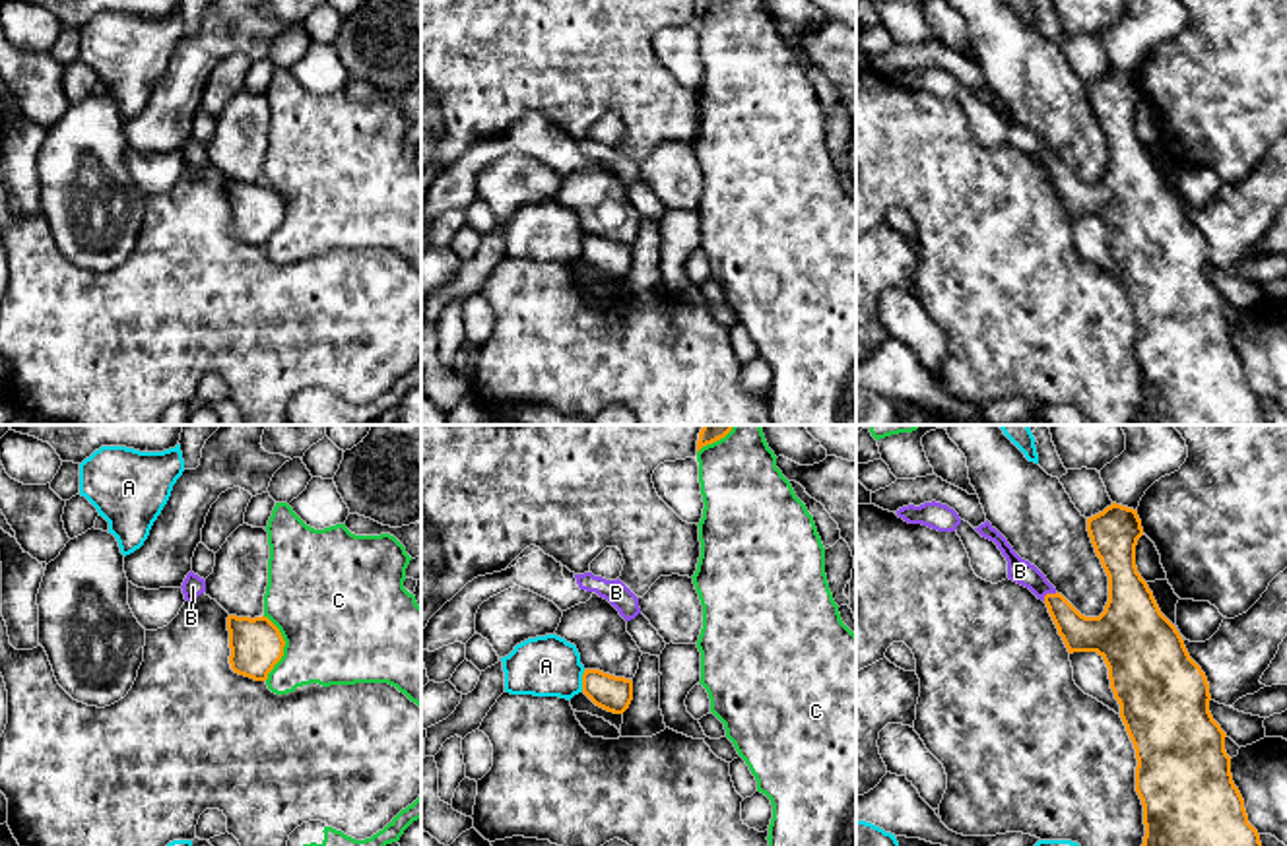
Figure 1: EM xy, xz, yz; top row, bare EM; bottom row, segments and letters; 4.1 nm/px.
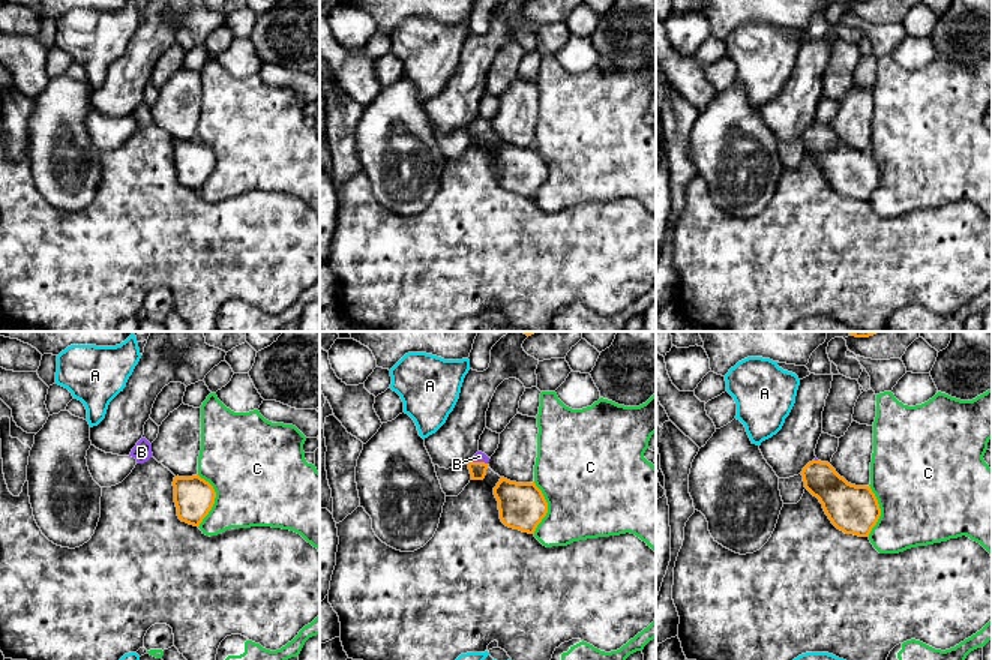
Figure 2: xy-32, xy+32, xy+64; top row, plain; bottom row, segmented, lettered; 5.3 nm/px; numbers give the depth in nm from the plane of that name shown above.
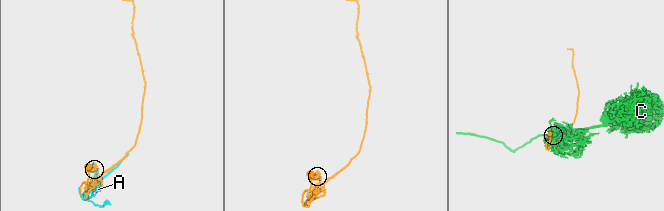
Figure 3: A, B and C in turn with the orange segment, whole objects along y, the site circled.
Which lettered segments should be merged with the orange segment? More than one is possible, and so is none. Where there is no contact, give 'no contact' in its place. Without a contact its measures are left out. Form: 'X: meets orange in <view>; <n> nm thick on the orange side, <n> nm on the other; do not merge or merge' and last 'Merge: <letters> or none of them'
A: meets orange in xz; 150 nm thick on the orange side, 260 nm on the other; do not merge
B: meets orange in yz; 150 nm thick on the orange side, 100 nm on the other; merge
C: meets orange in xy; 220 nm thick on the orange side, 480 nm on the other; do not merge
Merge: B

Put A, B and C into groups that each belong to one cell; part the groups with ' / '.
A / B / C

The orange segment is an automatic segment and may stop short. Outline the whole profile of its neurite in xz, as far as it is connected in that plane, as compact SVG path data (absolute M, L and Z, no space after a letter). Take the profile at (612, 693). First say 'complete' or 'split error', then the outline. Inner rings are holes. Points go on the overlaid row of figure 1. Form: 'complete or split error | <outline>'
complete | M584 669L582 693L600 708L623 714L633 700L633 681L600 669Z

